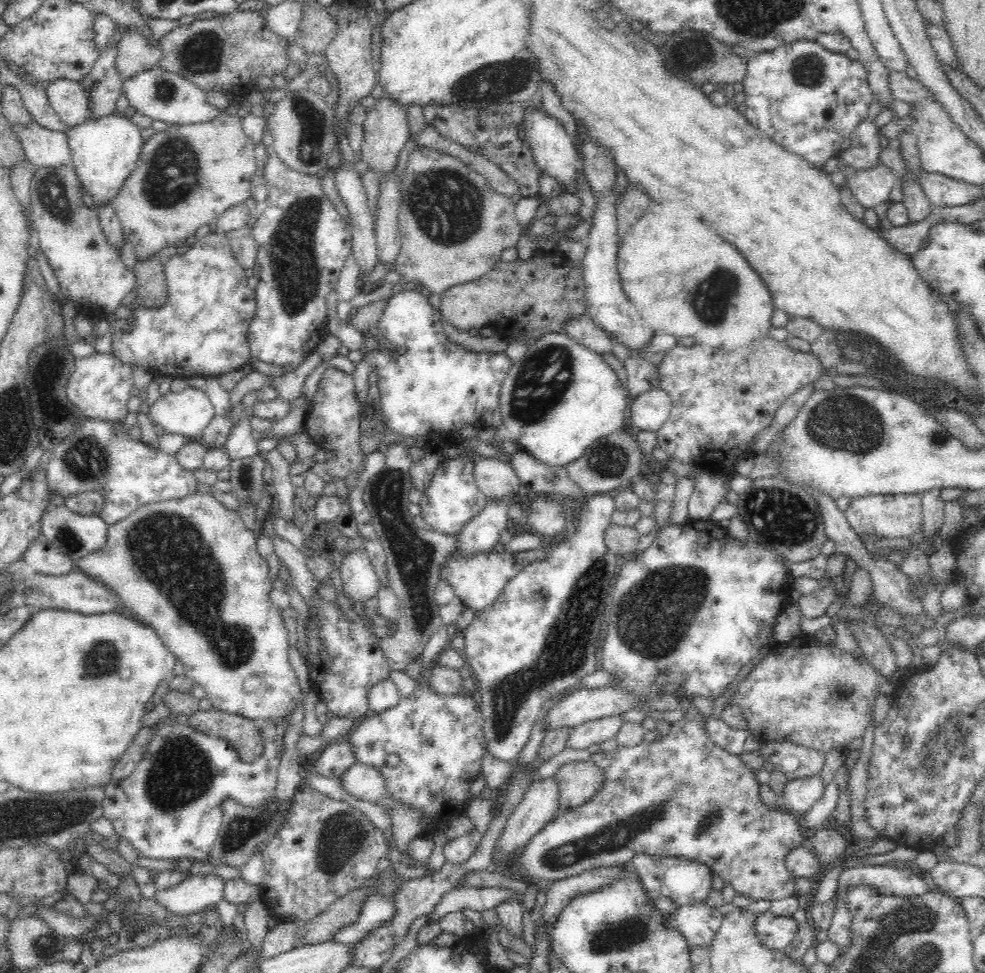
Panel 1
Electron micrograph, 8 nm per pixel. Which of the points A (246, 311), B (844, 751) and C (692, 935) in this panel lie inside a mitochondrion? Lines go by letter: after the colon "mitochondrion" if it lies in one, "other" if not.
A: other
B: other
C: other

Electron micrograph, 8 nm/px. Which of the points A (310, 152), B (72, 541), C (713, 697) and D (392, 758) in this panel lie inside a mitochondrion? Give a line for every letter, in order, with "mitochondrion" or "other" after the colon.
A: mitochondrion
B: mitochondrion
C: other
D: other

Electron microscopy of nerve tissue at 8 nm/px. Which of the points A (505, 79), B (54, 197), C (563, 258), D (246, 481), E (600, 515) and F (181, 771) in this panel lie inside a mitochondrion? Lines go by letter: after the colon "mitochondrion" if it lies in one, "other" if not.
A: mitochondrion
B: mitochondrion
C: other
D: mitochondrion
E: other
F: mitochondrion

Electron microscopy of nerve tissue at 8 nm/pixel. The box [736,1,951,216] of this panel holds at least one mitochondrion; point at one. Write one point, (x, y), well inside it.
(808, 70)

